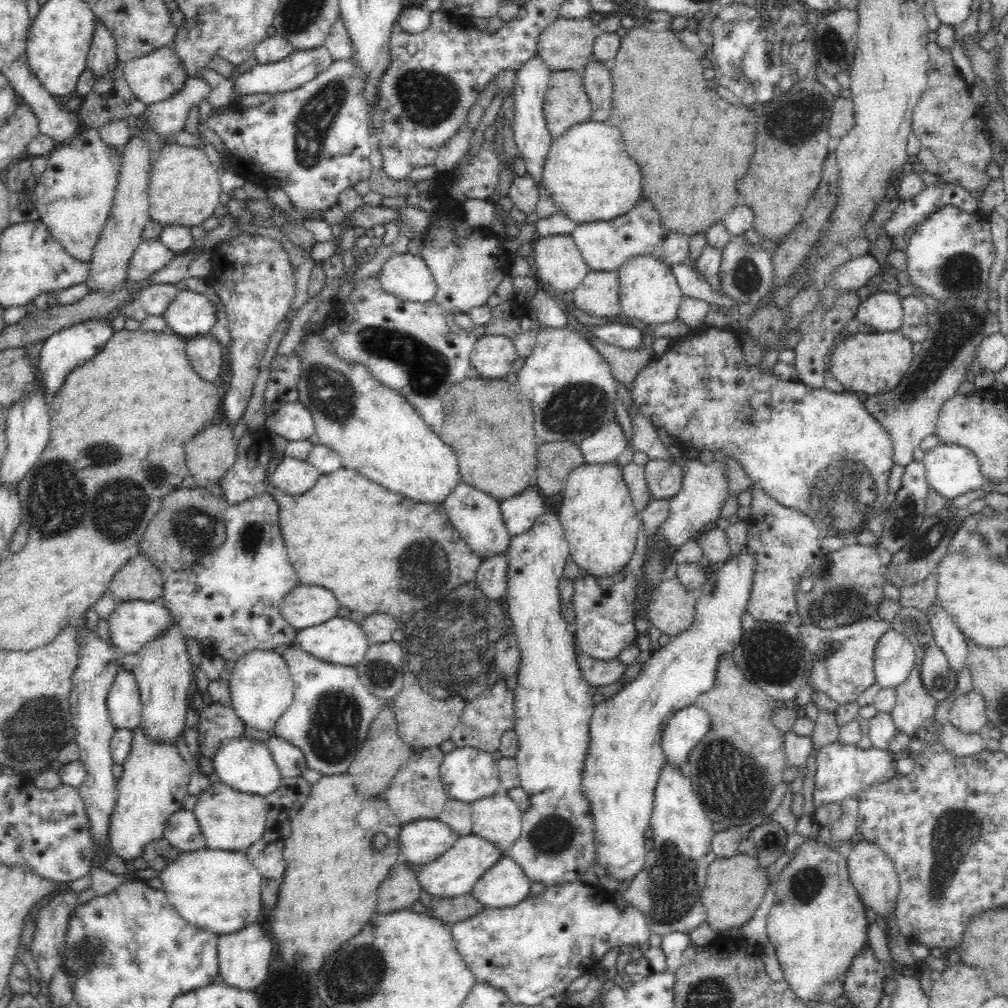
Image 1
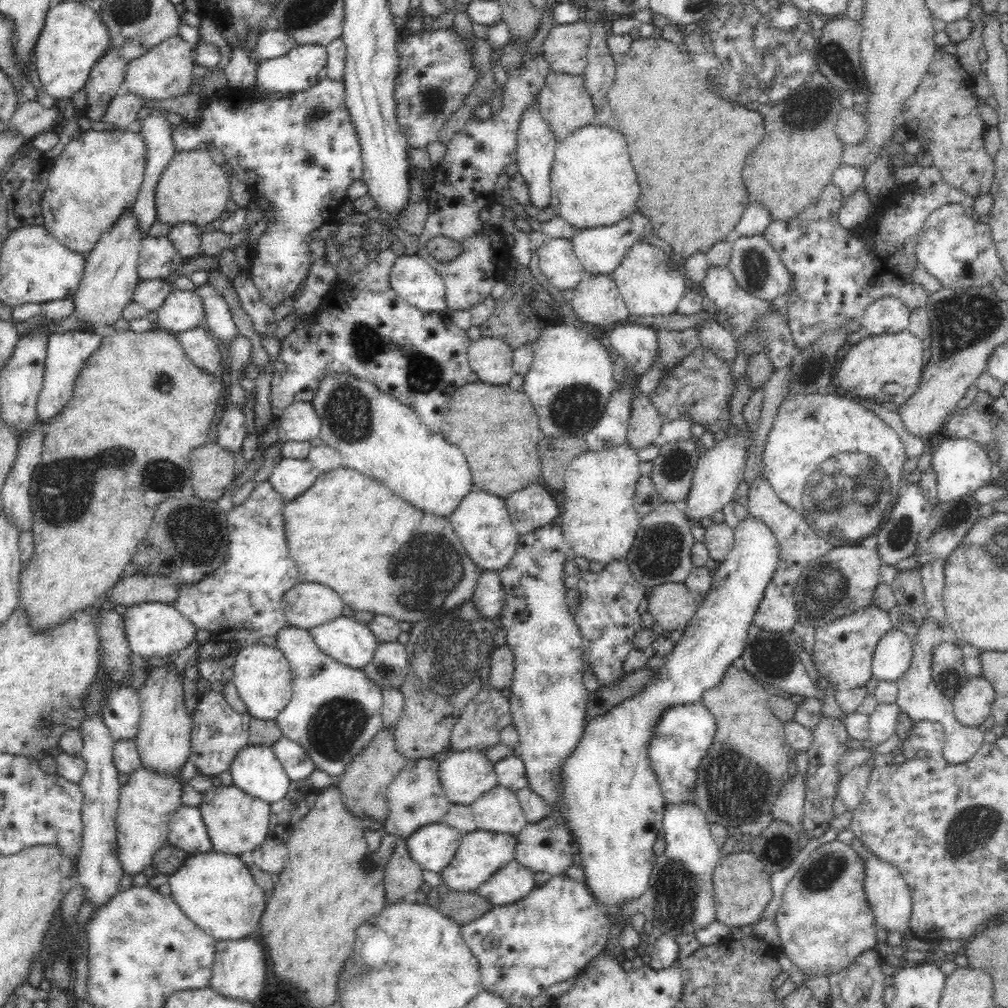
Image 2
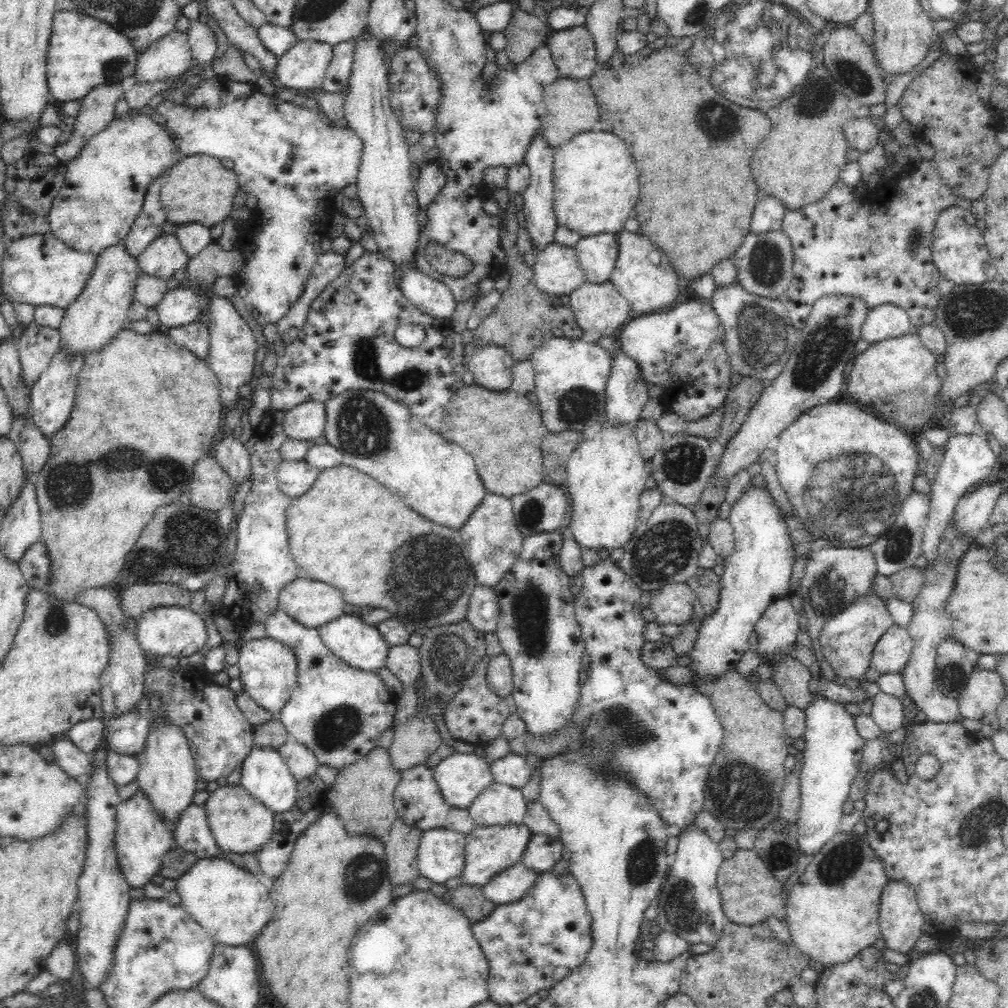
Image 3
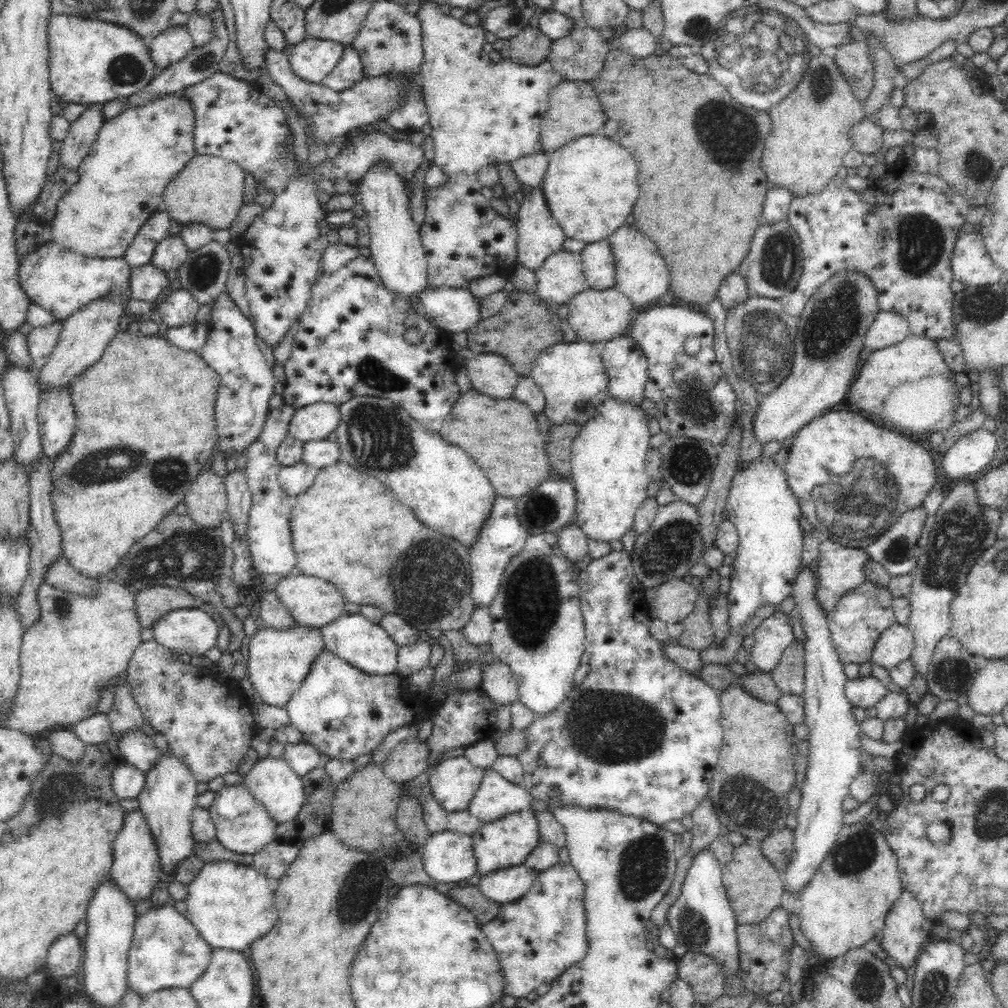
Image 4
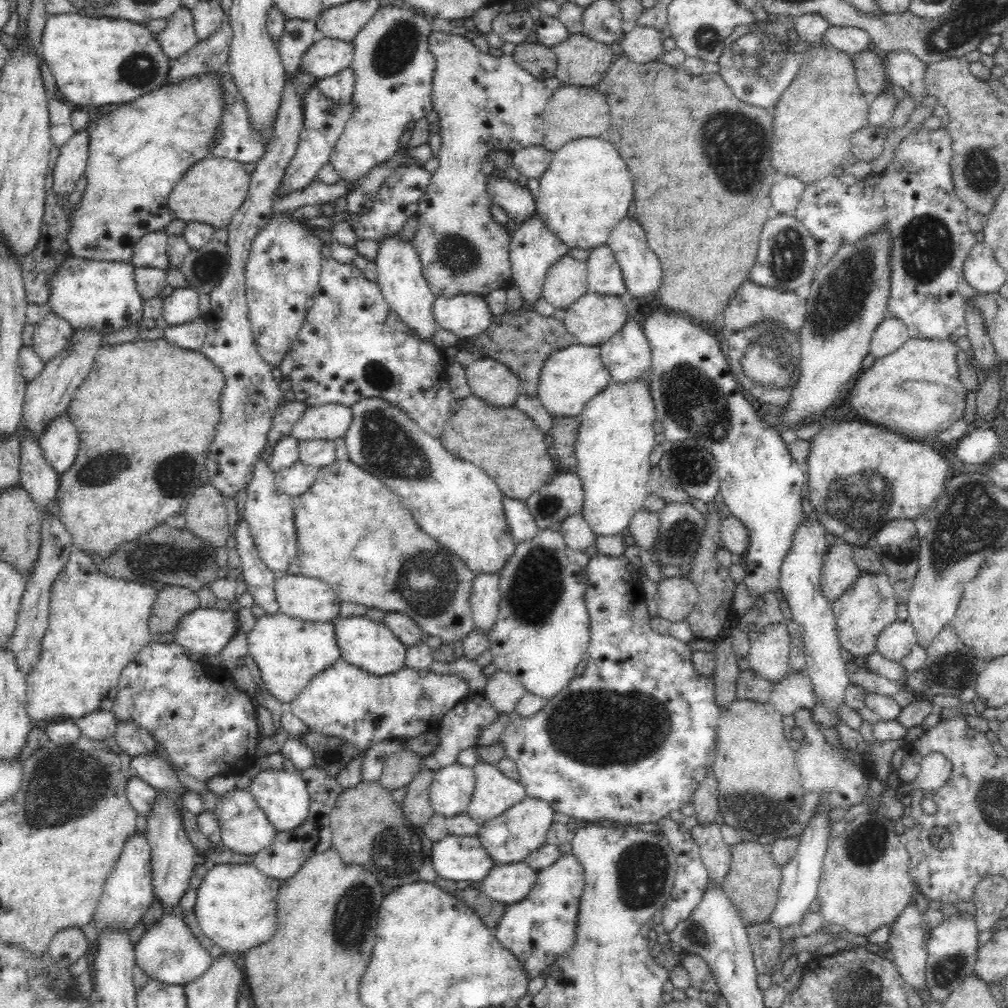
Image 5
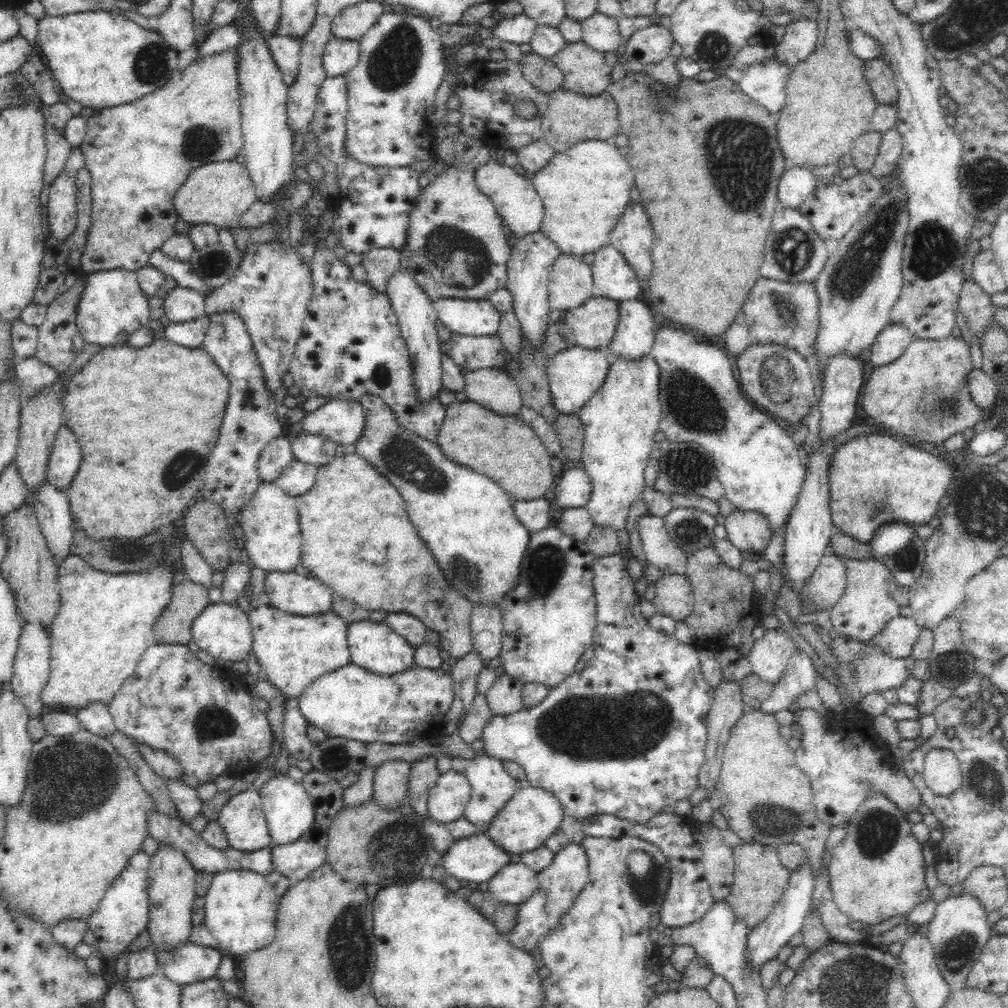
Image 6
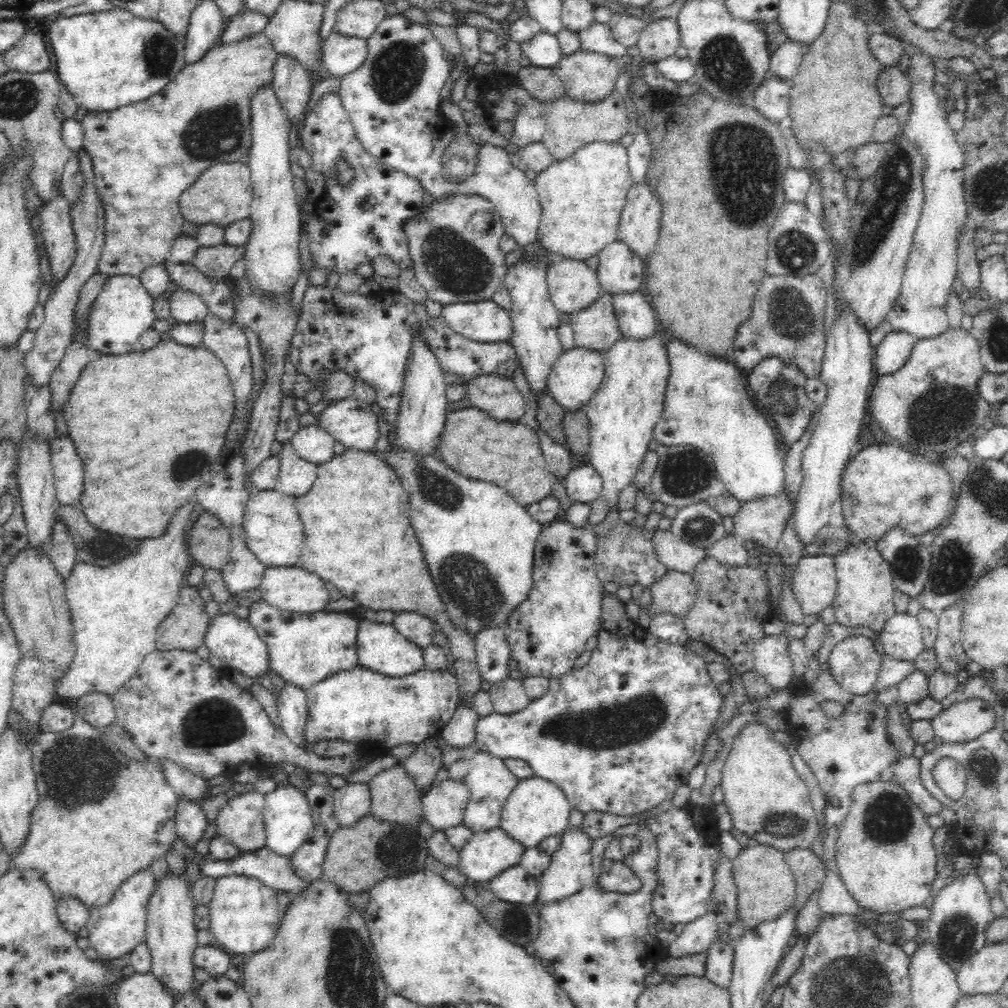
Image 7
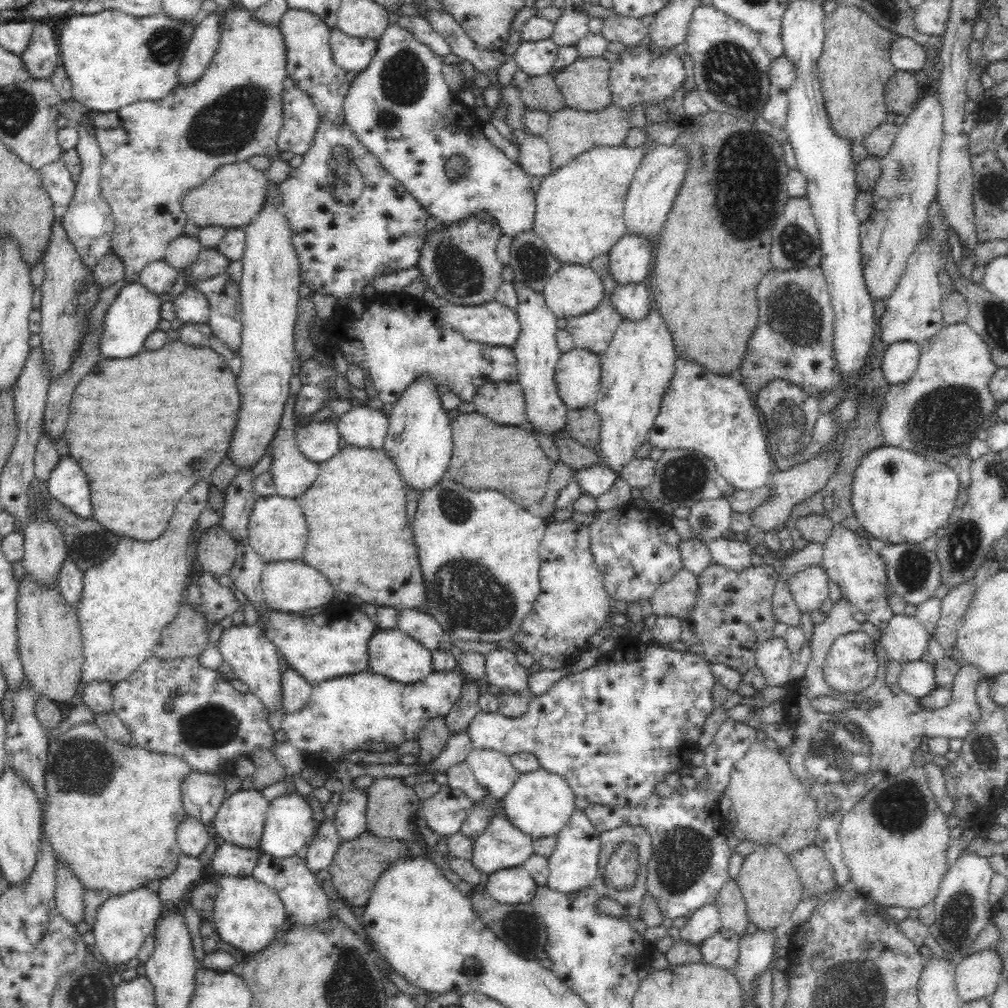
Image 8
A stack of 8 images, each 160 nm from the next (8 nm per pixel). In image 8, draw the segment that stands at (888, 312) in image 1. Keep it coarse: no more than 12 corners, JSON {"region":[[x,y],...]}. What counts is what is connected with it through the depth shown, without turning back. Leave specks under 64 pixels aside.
{"region":[[900,340],[879,347],[882,376],[906,382],[916,370],[918,343]]}

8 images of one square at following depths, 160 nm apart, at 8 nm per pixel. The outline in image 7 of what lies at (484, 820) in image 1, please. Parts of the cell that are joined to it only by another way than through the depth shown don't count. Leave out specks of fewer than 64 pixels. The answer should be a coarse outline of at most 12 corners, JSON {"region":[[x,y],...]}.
{"region":[[478,750],[464,777],[463,823],[473,833],[500,822],[519,778],[503,759]]}

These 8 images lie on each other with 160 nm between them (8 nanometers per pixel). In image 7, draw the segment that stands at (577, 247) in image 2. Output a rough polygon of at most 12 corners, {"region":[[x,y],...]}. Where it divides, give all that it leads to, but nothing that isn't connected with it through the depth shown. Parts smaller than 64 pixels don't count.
{"region":[[622,242],[600,250],[602,294],[633,293],[644,262]]}

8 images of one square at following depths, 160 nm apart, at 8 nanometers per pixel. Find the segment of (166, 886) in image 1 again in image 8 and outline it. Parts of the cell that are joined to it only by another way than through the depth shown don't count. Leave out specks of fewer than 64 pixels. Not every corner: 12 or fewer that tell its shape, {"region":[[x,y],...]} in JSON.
{"region":[[253,876],[216,880],[216,938],[260,952],[284,930],[276,891]]}

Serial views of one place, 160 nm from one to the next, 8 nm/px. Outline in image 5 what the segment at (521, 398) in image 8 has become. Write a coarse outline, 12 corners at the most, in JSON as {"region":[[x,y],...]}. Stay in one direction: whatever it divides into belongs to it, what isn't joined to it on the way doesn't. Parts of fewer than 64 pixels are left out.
{"region":[[480,356],[465,367],[472,394],[492,406],[514,405],[520,380]]}

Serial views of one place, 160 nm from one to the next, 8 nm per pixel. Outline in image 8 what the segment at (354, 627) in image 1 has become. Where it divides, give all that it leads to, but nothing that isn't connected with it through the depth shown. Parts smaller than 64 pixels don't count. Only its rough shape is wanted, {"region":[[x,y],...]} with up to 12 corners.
{"region":[[397,627],[366,644],[369,670],[411,684],[433,672],[431,650]]}

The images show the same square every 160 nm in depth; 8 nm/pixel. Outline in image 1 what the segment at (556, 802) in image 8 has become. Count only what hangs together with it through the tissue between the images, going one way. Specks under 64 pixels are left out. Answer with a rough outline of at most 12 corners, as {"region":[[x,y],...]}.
{"region":[[472,833],[416,871],[430,896],[469,893],[502,858]]}

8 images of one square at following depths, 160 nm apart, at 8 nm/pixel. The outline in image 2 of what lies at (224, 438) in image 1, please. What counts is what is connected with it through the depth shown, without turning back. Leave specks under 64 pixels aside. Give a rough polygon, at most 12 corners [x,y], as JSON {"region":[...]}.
{"region":[[217,442],[190,452],[195,495],[217,501],[236,456]]}

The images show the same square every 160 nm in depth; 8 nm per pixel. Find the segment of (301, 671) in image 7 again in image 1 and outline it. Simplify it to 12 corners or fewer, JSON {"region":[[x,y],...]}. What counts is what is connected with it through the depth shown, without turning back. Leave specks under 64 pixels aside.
{"region":[[283,656],[236,660],[231,707],[245,727],[272,733],[294,687]]}

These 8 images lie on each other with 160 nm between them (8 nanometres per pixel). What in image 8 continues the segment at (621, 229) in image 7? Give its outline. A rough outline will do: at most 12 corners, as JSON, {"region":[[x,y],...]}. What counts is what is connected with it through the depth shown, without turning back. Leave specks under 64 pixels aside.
{"region":[[659,145],[641,159],[623,216],[656,238],[685,180],[688,151]]}

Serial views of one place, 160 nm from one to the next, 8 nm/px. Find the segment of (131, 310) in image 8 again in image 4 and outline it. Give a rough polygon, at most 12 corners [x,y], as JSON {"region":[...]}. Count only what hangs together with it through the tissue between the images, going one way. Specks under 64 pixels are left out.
{"region":[[52,240],[19,256],[16,282],[62,322],[90,300],[130,299],[123,257]]}

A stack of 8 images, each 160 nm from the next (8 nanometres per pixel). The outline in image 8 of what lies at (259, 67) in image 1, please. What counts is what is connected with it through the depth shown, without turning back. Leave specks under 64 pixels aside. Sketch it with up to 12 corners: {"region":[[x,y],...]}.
{"region":[[330,29],[334,63],[346,72],[364,70],[376,39]]}

